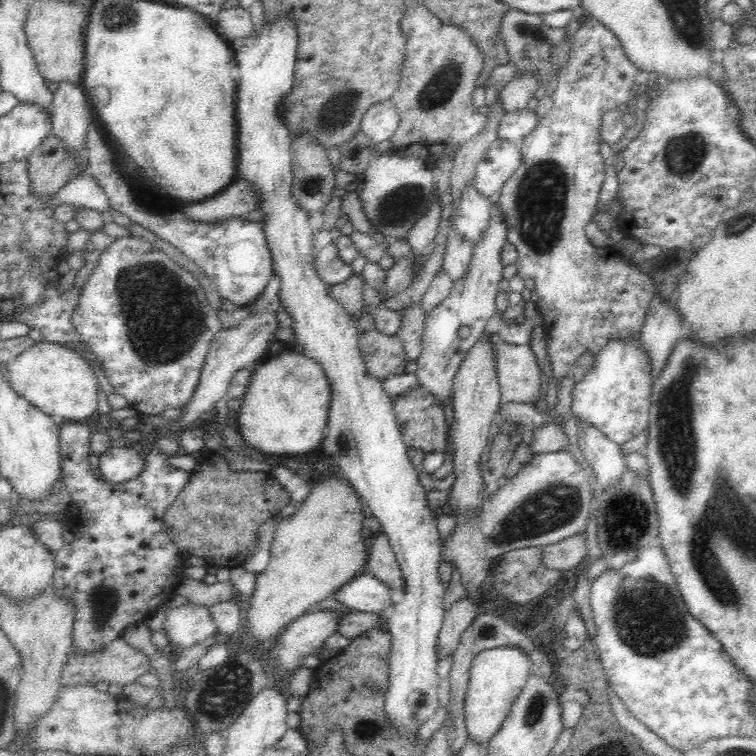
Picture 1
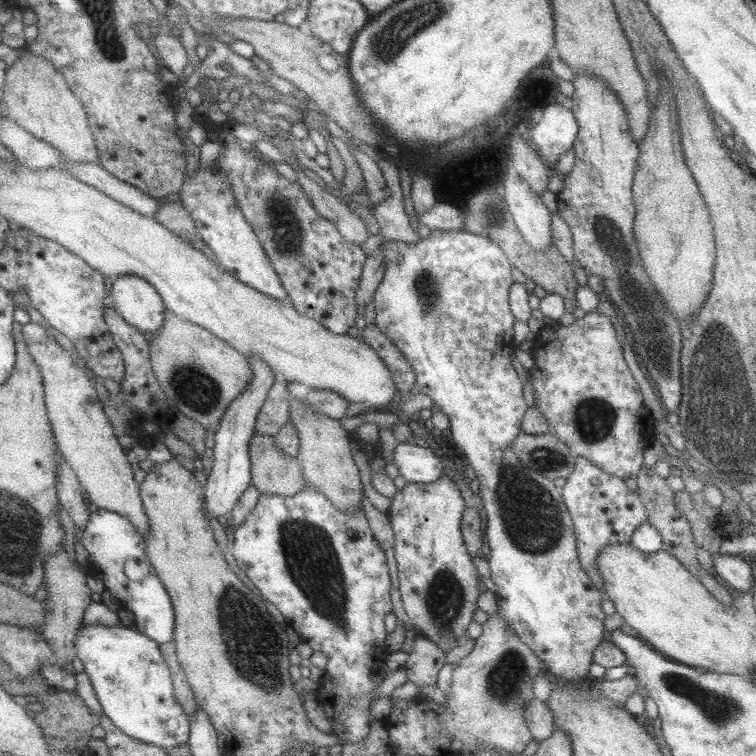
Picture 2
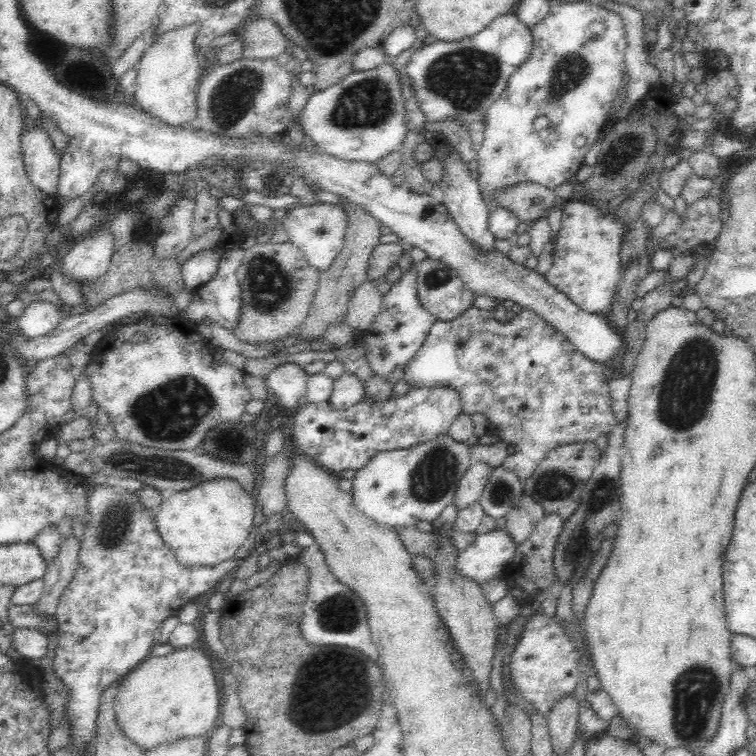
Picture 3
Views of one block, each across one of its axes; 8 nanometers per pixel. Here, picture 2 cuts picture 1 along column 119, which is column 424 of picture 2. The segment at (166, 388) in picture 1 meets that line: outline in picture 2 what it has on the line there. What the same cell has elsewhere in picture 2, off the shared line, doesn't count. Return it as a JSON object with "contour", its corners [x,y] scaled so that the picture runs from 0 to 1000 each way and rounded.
{"contour":[[[571,304],[569,308],[565,315],[556,316],[550,323],[519,319],[501,325],[504,335],[507,335],[507,368],[492,389],[496,434],[509,440],[515,451],[528,462],[528,466],[533,467],[538,481],[544,483],[544,489],[549,493],[546,513],[552,519],[567,524],[573,536],[578,537],[586,548],[590,548],[595,562],[593,567],[599,578],[597,582],[612,597],[618,612],[628,626],[627,632],[634,639],[631,655],[636,659],[639,677],[643,679],[643,700],[639,702],[639,716],[644,717],[644,731],[640,737],[649,757],[648,766],[657,775],[653,783],[656,802],[663,807],[668,823],[687,841],[687,847],[693,849],[708,864],[708,868],[722,880],[731,898],[746,902],[782,901],[779,881],[783,876],[784,858],[800,847],[803,840],[798,832],[800,812],[798,812],[794,799],[799,790],[798,783],[782,771],[767,749],[757,688],[746,669],[742,647],[734,644],[731,636],[725,635],[713,624],[698,622],[697,618],[690,616],[675,593],[680,581],[689,571],[690,553],[697,540],[689,522],[690,505],[676,483],[676,467],[680,459],[684,459],[679,454],[679,426],[681,423],[672,401],[673,378],[680,372],[676,364],[676,351],[663,328],[644,319],[644,315],[622,310],[615,304]]]}

